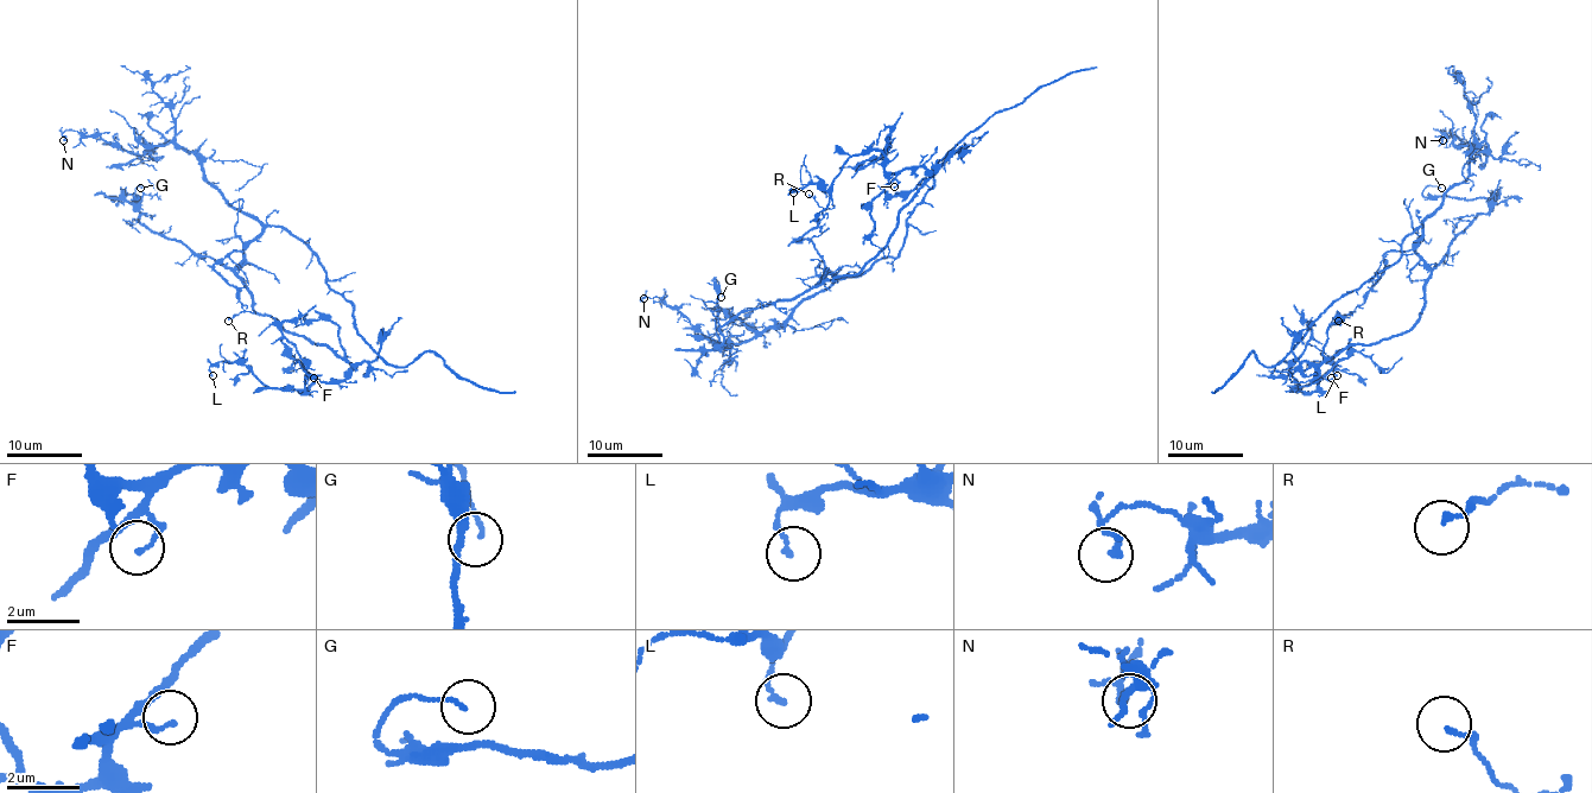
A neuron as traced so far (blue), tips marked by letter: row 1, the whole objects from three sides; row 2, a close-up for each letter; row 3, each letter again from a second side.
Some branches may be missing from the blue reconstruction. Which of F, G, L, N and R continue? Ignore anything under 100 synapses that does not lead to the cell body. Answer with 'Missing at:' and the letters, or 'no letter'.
Missing at: no letter

